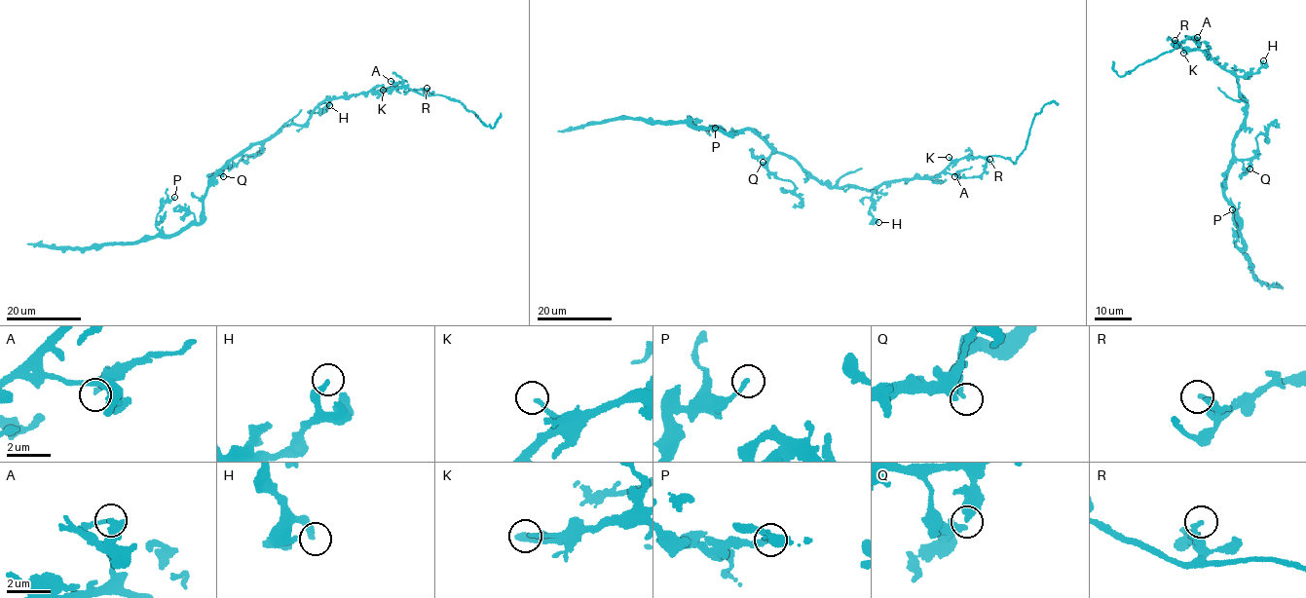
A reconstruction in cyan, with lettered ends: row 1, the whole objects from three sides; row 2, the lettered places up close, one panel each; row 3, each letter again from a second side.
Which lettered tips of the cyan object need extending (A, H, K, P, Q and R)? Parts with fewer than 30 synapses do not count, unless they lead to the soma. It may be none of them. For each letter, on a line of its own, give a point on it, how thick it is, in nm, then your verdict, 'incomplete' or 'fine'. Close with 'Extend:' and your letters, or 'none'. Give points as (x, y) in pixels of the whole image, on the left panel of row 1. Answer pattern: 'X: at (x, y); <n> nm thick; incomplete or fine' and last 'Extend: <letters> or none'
A: at (391, 81); 200 nm thick; fine
H: at (329, 105); 320 nm thick; fine
K: at (383, 90); 160 nm thick; incomplete
P: at (174, 197); 200 nm thick; fine
Q: at (223, 176); 320 nm thick; fine
R: at (427, 88); 240 nm thick; fine
Extend: K

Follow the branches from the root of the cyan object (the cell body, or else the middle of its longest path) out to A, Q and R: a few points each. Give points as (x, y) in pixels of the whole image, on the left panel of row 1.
A: (276, 131), (288, 125), (304, 124), (324, 100), (385, 89), (391, 86), (391, 81)
Q: (276, 131), (228, 160), (223, 169), (223, 176)
R: (276, 131), (288, 125), (304, 124), (324, 100), (407, 87), (425, 94), (427, 88)

